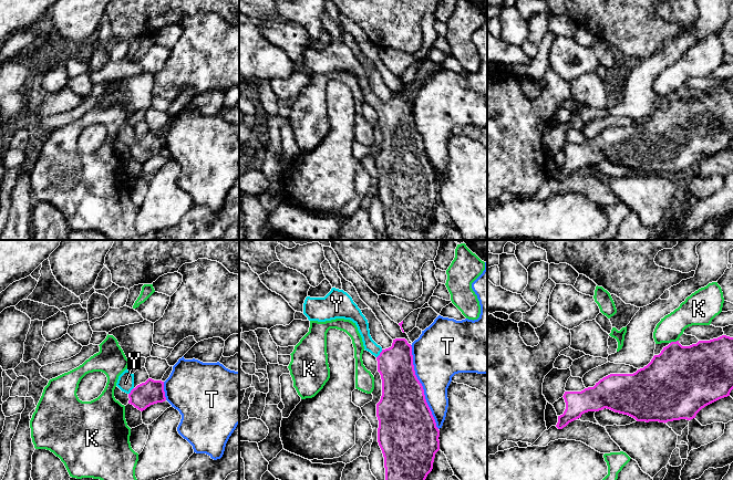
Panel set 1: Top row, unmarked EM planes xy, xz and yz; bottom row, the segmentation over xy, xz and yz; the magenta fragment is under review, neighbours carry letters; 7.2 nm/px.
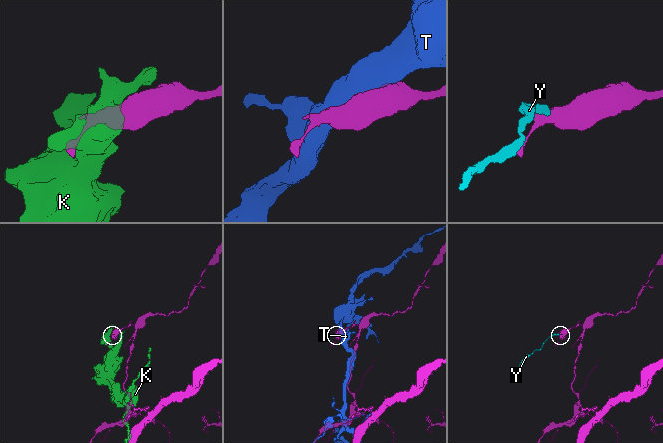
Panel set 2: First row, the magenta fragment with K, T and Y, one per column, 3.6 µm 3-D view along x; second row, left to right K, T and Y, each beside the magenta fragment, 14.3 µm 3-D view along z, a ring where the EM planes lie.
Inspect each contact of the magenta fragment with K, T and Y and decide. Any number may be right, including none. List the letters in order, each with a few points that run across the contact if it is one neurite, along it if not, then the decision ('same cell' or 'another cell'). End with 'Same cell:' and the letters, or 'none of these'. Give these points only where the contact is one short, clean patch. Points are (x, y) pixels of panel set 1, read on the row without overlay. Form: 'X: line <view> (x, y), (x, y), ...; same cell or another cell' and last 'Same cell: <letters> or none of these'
K: another cell
T: another cell
Y: line xz (395, 118), (380, 106), (370, 97); same cell
Same cell: Y

